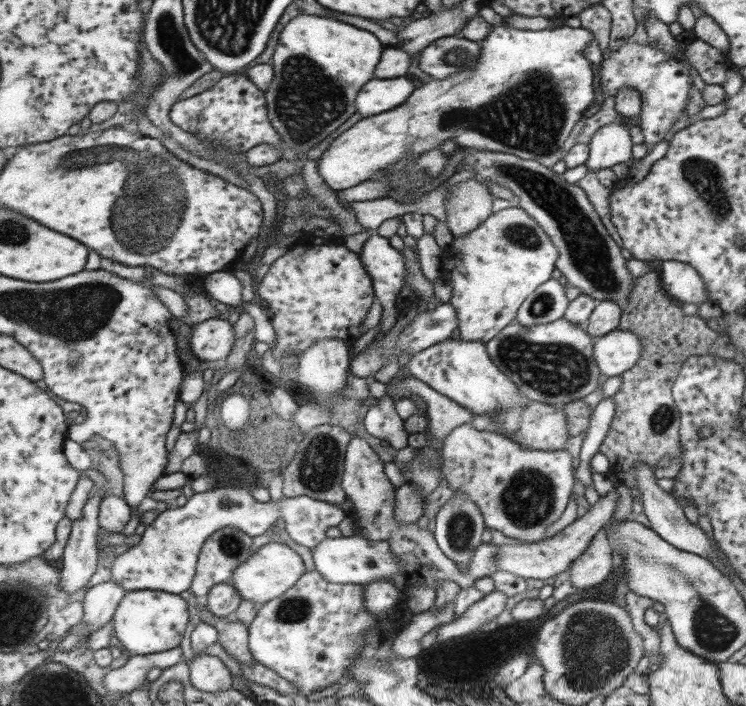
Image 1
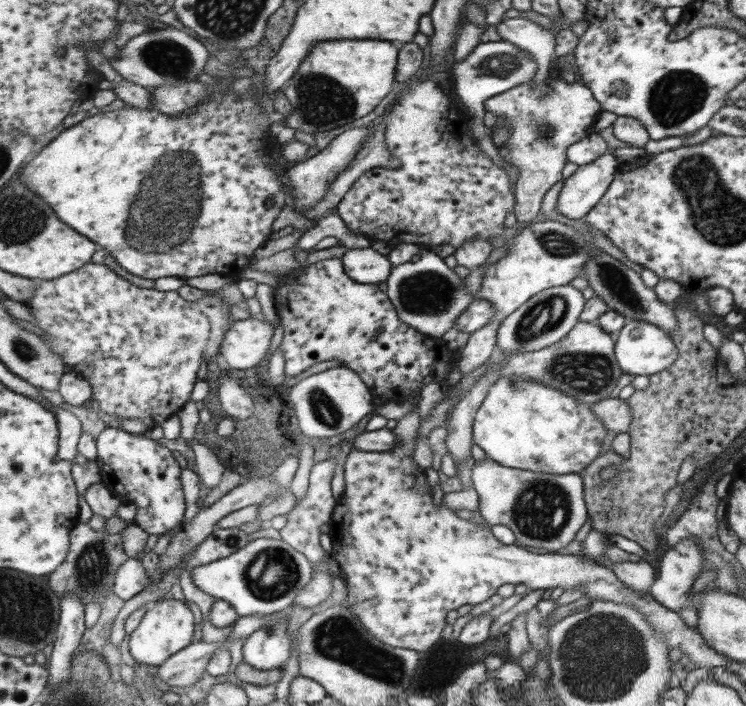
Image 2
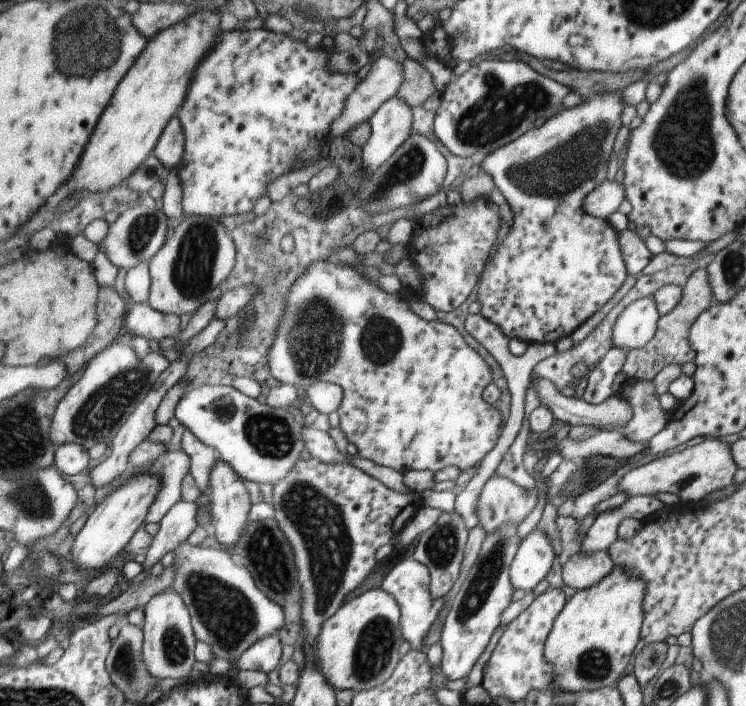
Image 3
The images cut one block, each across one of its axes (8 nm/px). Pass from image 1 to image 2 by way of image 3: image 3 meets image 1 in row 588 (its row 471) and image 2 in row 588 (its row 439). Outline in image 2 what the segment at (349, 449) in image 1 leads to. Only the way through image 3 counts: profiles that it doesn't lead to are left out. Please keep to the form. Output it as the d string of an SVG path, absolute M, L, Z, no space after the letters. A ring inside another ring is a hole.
M415 396L411 401L409 401L410 403L413 403L413 408L396 422L393 430L395 434L397 434L395 435L395 440L397 440L397 443L394 448L391 448L388 452L357 451L350 449L349 454L347 454L347 458L345 458L345 464L343 464L344 488L342 494L339 496L339 499L336 500L335 506L330 514L329 531L327 533L331 539L331 550L329 557L338 564L339 570L341 570L346 577L346 581L343 582L346 586L346 598L343 606L347 608L349 612L353 612L353 616L361 622L361 626L367 630L367 634L369 634L369 636L373 636L373 638L377 638L379 642L383 642L393 648L407 648L409 650L415 650L417 653L427 652L427 650L429 650L429 648L431 648L431 646L433 646L435 642L441 638L441 630L443 630L446 625L446 612L449 612L449 610L457 610L459 606L466 604L471 606L481 605L485 602L485 600L488 600L491 596L496 595L497 588L499 588L501 584L525 585L527 588L532 589L532 591L538 590L539 588L553 589L556 586L559 586L559 588L562 588L564 591L568 588L579 587L579 585L581 585L581 587L587 591L585 595L588 595L592 599L603 599L605 601L615 603L625 603L625 605L631 605L631 607L635 607L637 611L641 611L641 613L645 615L647 623L653 627L653 633L655 633L655 635L661 635L661 637L663 637L663 641L667 641L669 650L671 648L677 648L678 646L683 652L683 655L686 655L695 665L695 668L705 668L713 671L716 668L724 668L729 664L729 662L725 660L725 656L723 654L715 652L715 650L707 646L703 638L701 638L698 633L698 630L688 627L685 622L679 618L675 611L663 608L663 606L653 600L651 596L645 597L643 594L639 595L638 593L633 593L630 589L627 589L624 586L624 584L614 575L614 572L611 571L611 569L607 569L599 564L585 562L585 560L583 560L583 558L579 555L564 555L544 551L534 553L532 550L519 547L517 544L502 544L500 541L497 541L495 537L493 537L493 534L490 531L490 526L487 524L482 524L474 516L458 513L457 510L453 510L451 507L443 505L443 503L440 503L439 506L433 506L433 500L431 499L431 487L429 487L429 484L425 479L425 470L419 468L412 458L416 445L416 443L413 442L413 438L415 435L415 430L419 428L420 420L417 406L418 400L419 399Z

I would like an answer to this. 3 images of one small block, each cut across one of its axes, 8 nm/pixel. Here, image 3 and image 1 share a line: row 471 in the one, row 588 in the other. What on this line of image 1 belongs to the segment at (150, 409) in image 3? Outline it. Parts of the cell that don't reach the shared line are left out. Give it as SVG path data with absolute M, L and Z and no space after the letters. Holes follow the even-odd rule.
M111 580L95 584L84 593L81 623L89 629L89 634L111 621L115 606L119 605L125 594L123 587Z

